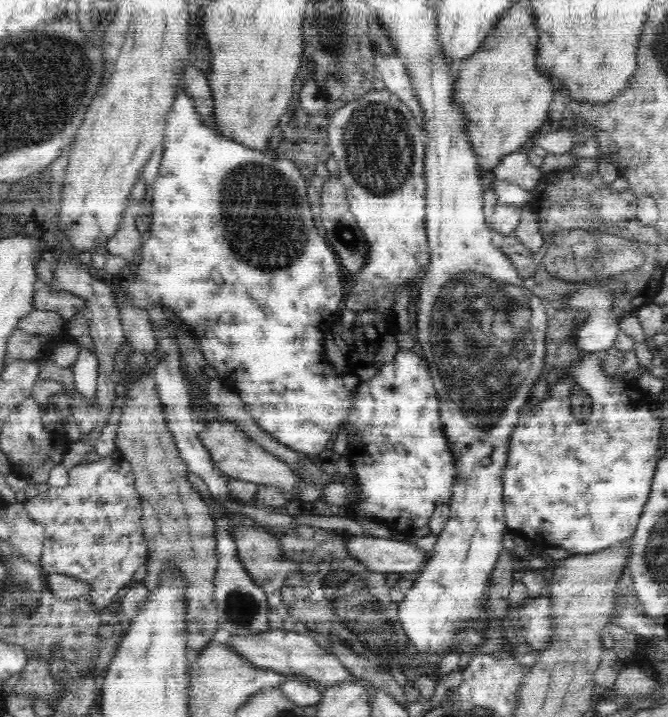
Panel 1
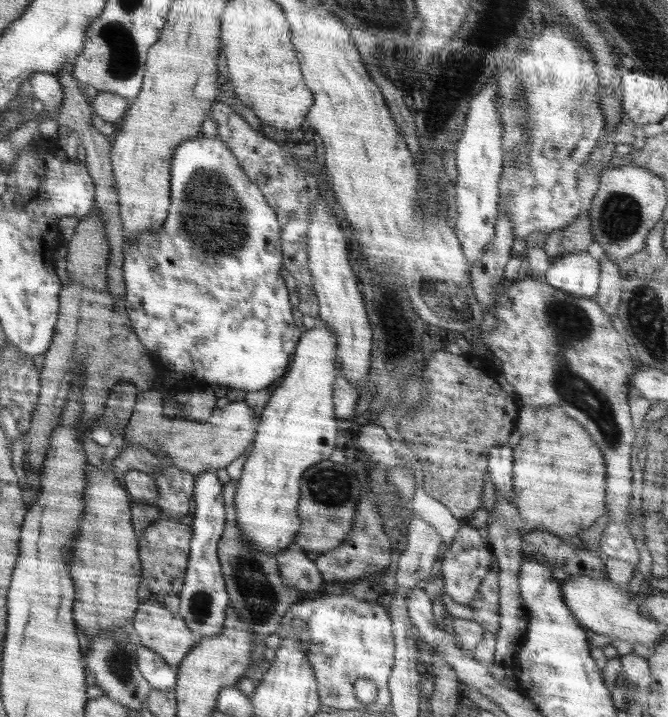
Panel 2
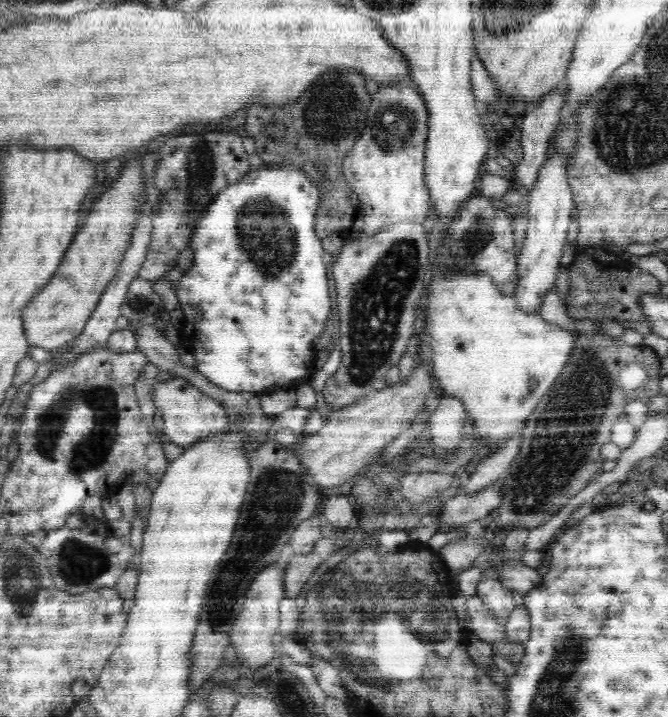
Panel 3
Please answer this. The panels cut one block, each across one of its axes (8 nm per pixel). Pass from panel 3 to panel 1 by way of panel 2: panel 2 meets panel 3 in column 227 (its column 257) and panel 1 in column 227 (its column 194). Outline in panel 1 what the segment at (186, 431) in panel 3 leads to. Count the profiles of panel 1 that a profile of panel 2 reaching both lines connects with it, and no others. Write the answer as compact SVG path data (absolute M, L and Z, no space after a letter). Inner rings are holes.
M224 420L205 422L206 426L198 433L198 438L223 474L234 480L272 485L279 490L290 490L297 485L299 478L290 466L250 439L245 432L239 430L236 423Z

